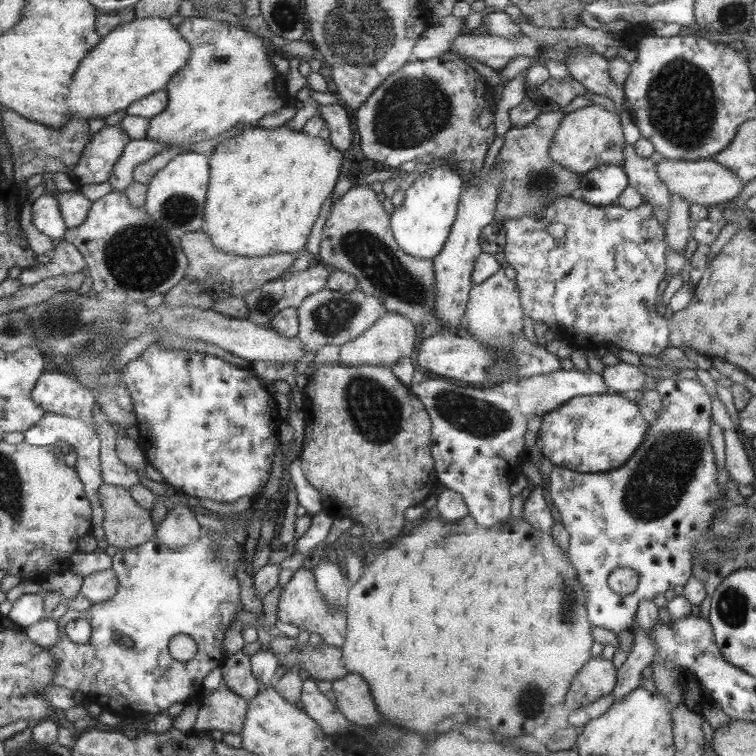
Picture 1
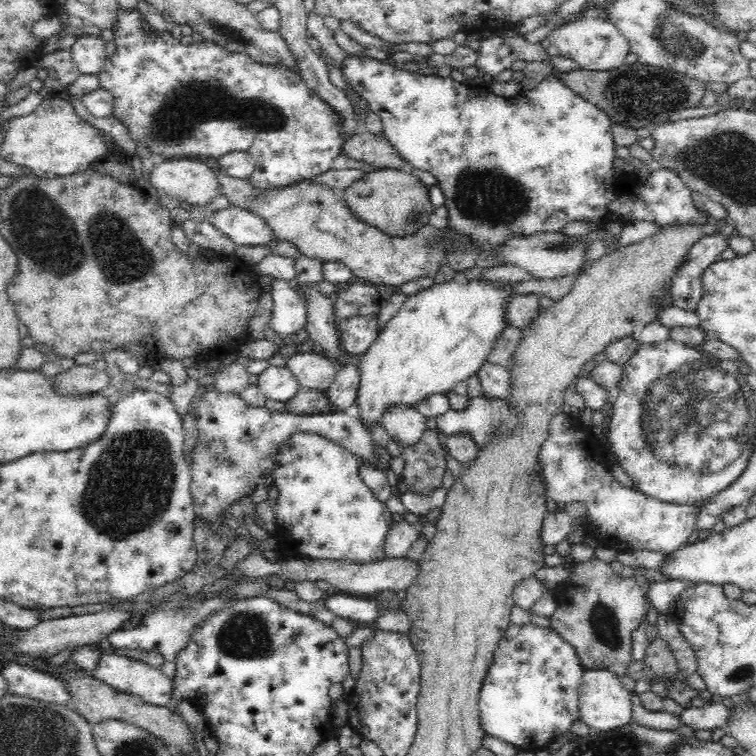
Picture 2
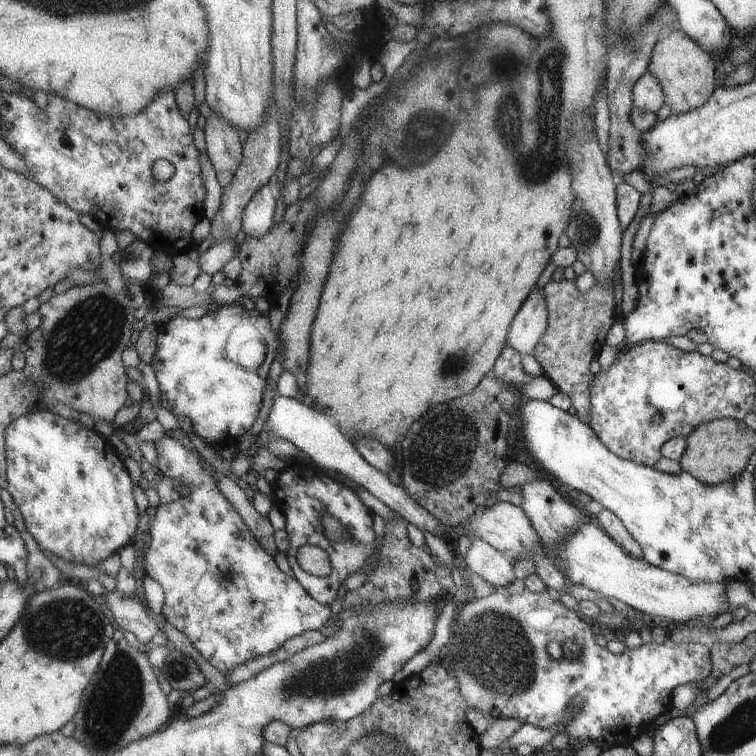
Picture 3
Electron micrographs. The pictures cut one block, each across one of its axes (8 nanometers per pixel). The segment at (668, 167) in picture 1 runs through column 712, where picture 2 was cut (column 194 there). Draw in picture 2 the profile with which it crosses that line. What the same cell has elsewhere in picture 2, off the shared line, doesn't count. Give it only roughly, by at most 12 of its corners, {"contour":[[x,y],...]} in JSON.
{"contour":[[162,160],[152,190],[198,208],[222,196],[216,170]]}

